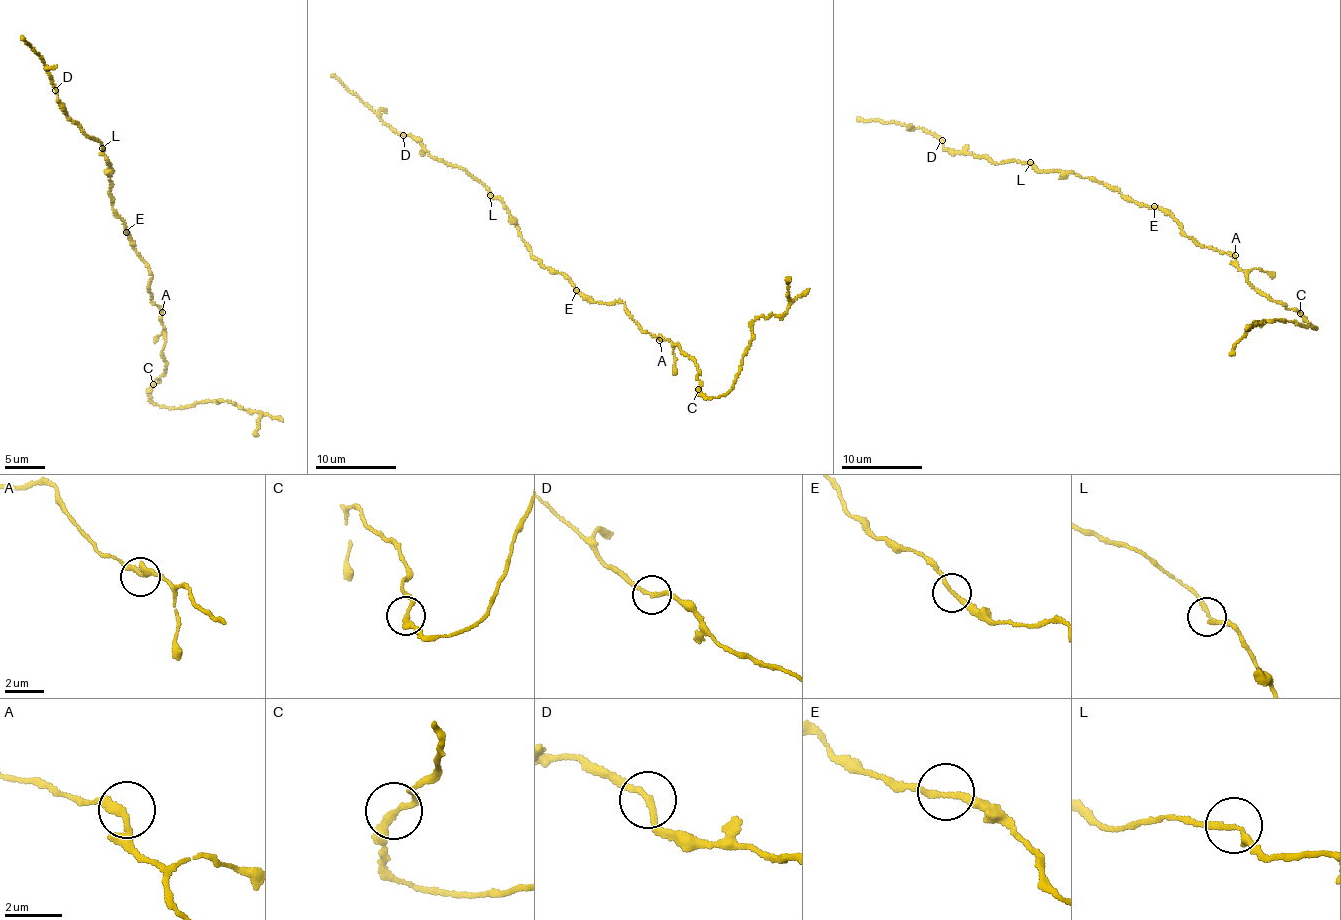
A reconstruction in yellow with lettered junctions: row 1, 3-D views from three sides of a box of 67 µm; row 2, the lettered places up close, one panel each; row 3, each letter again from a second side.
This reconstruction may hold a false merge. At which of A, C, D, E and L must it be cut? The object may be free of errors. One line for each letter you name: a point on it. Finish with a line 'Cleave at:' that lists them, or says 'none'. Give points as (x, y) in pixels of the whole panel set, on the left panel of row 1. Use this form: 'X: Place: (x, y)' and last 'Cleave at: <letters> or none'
Cleave at: none

